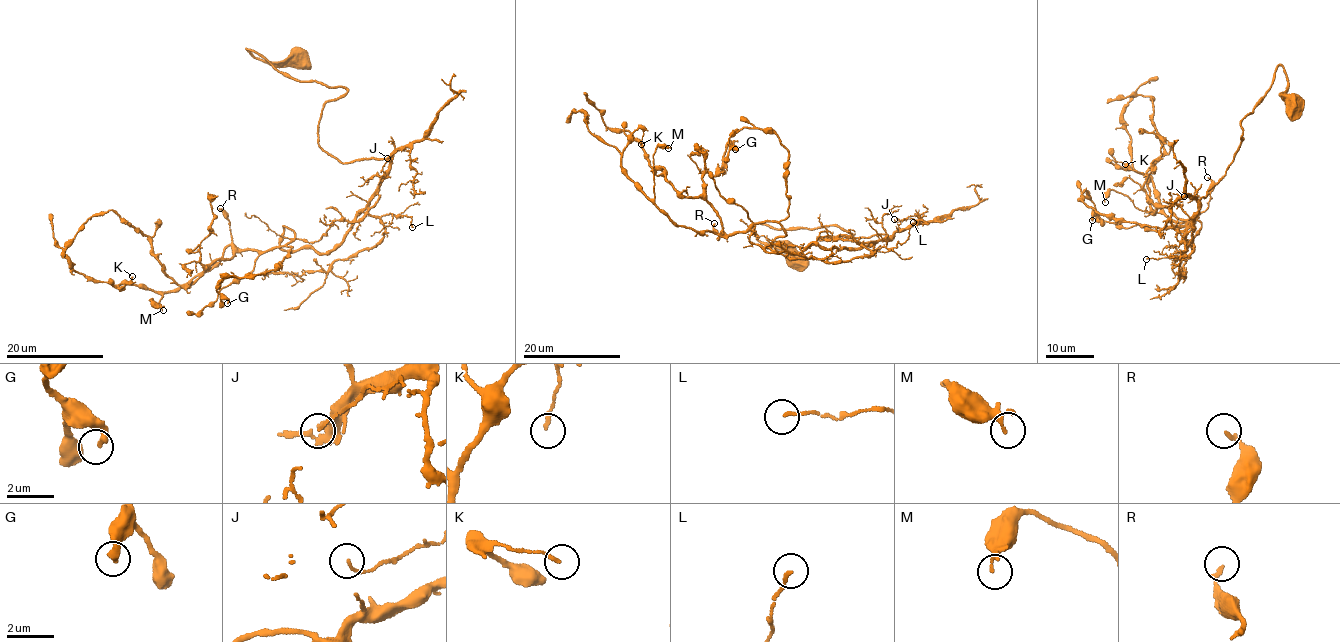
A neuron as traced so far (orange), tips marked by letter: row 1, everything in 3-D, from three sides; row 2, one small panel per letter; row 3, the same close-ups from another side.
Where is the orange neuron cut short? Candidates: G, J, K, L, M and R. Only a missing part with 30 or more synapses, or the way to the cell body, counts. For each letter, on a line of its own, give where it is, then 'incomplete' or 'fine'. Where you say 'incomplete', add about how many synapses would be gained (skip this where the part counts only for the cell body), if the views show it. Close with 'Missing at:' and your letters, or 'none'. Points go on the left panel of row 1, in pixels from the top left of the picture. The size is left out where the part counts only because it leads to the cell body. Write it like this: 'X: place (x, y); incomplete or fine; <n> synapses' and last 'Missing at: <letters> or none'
G: place (227, 303); fine
J: place (387, 158); fine
K: place (132, 276); fine
L: place (412, 227); fine
M: place (163, 310); fine
R: place (220, 208); fine
Missing at: none

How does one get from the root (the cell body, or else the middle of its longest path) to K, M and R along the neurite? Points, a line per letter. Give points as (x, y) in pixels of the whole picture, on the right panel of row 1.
K: (1293, 105), (1278, 65), (1187, 255), (1201, 223), (1172, 225), (1197, 213), (1172, 220), (1109, 160), (1125, 164)
M: (1293, 105), (1278, 65), (1187, 255), (1201, 223), (1172, 225), (1197, 213), (1105, 202)
R: (1293, 105), (1278, 65), (1178, 258), (1201, 223), (1172, 225), (1206, 209), (1207, 177)

